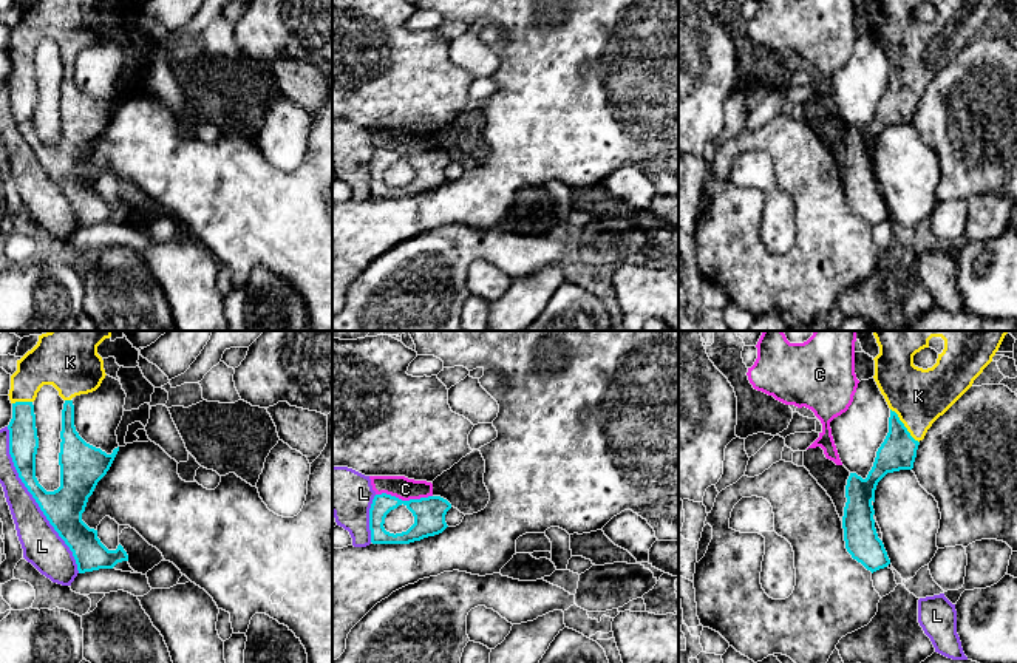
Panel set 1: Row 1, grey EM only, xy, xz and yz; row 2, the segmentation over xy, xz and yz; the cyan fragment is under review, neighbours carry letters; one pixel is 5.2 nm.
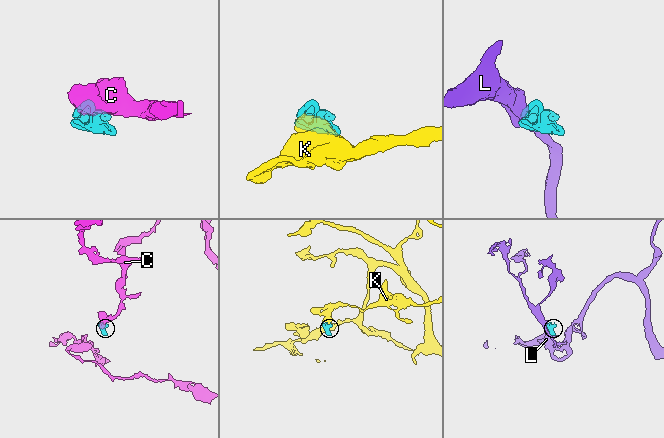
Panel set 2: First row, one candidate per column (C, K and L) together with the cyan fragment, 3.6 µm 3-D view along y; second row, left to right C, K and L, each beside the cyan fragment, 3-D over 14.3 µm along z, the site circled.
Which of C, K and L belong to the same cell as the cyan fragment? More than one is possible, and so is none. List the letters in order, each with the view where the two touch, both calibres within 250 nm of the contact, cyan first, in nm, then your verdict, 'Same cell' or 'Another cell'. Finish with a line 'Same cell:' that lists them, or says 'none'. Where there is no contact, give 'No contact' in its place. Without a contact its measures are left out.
C: Touches cyan in xz. Thickness 160 nm (cyan) against 120 nm. Another cell
K: Touches cyan in yz. Thickness 190 nm (cyan) against 300 nm. Same cell
L: Touches cyan in xy. Thickness 200 nm (cyan) against 200 nm. Another cell
Same cell: K

